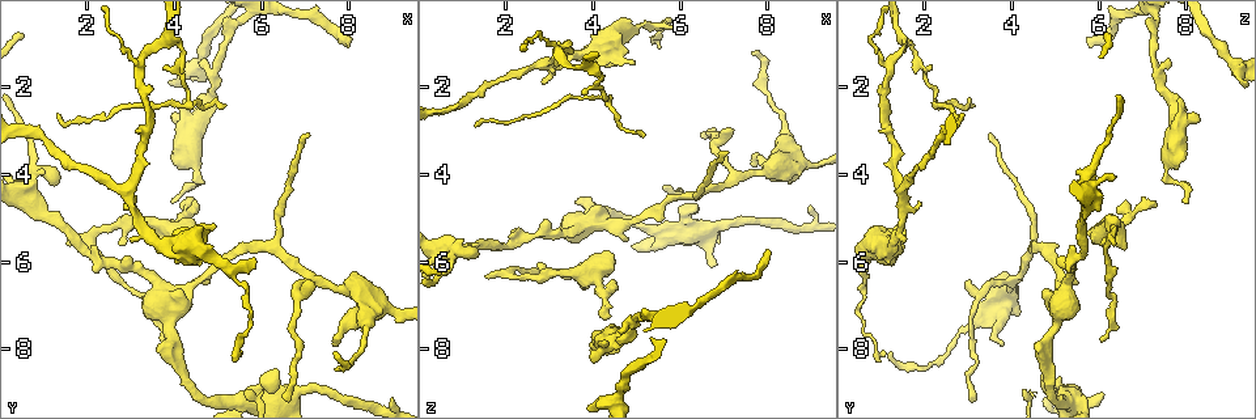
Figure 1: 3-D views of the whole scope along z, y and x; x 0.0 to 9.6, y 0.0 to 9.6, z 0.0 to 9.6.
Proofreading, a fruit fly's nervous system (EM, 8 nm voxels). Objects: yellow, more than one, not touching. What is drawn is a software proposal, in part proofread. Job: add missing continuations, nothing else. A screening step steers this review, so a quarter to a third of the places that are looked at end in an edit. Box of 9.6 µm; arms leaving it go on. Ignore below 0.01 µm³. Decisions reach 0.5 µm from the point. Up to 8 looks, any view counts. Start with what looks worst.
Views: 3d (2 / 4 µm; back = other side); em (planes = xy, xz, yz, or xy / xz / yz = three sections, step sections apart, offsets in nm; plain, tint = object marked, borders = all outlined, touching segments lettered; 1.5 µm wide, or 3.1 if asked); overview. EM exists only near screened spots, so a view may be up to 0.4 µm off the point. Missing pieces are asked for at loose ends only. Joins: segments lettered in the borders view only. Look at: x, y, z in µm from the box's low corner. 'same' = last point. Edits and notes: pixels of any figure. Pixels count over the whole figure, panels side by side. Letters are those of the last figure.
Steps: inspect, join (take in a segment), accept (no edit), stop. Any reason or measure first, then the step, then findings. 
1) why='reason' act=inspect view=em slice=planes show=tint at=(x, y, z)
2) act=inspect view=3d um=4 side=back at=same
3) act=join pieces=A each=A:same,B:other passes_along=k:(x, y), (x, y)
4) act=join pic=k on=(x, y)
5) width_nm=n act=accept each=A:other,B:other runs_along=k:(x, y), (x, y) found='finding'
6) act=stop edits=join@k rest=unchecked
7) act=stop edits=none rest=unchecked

why='free end' act=inspect view=em slice=xy step=8 show=tint at=(4.45, 4.60, 6.60)

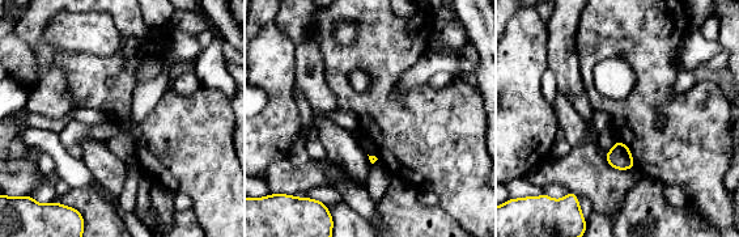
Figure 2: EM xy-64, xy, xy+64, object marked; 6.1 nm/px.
act=inspect view=em slice=planes show=borders at=same

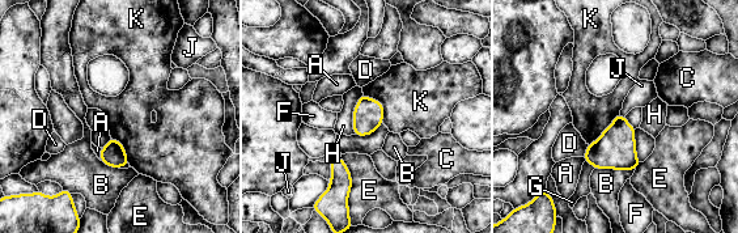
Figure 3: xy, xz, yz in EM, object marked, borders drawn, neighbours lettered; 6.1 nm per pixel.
longest_contact=E:300nm act=accept each=A:other,B:other,C:other,D:other,E:other,F:other,G:other,H:other,J:other,K:other found='no lettered segment goes on from it'

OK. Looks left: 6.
why='free end' act=inspect view=3d um=4 at=(1.55, 5.60, 6.40)

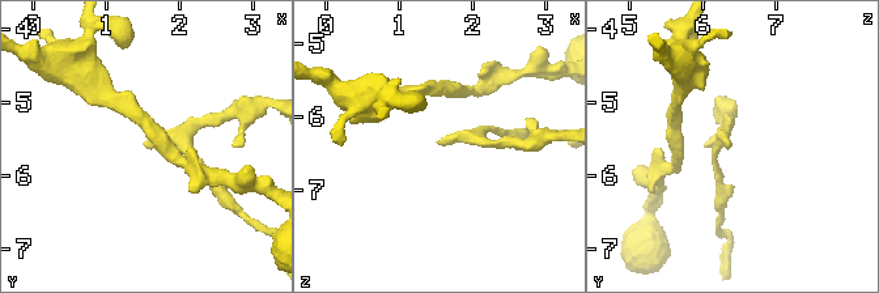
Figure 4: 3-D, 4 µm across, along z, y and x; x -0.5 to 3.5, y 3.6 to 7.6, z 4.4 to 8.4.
why='now the EM' act=inspect view=em slice=planes show=borders at=(1.55, 5.60, 6.35)

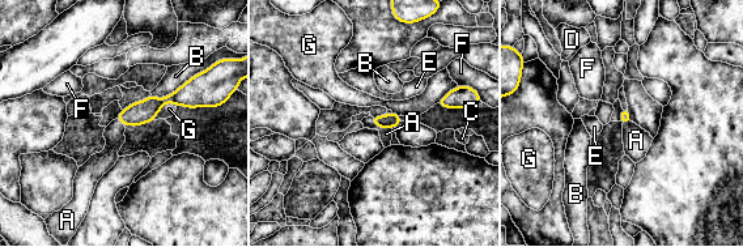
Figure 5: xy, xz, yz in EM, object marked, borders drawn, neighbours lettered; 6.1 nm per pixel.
act=join pieces=A each=A:same,B:other,C:other,D:other,E:other,F:other,G:other passes_along=5:(389, 120), (380, 127), (386, 133) found='the cell continues'

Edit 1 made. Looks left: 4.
why='tapers out' act=inspect view=3d um=2 at=(5.85, 5.95, 0.60)

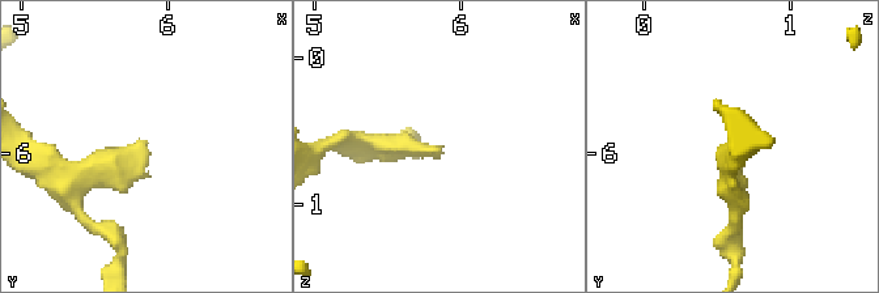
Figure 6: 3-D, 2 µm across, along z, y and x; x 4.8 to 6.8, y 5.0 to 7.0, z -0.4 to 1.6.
act=inspect view=em slice=planes show=borders at=(5.90, 5.98, 0.62)

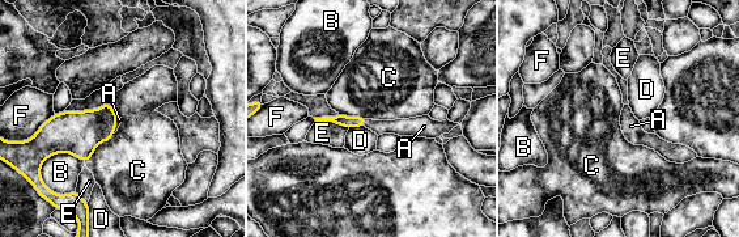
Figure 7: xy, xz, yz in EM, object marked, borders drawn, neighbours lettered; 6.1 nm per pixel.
act=join pieces=A each=A:same,B:other,C:other,D:other,E:other,F:other passes_along=7:(340, 119), (364, 123), (403, 127) found='it goes on there'

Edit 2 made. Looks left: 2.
act=stop edits=join@5,join@7 rest=unchecked

